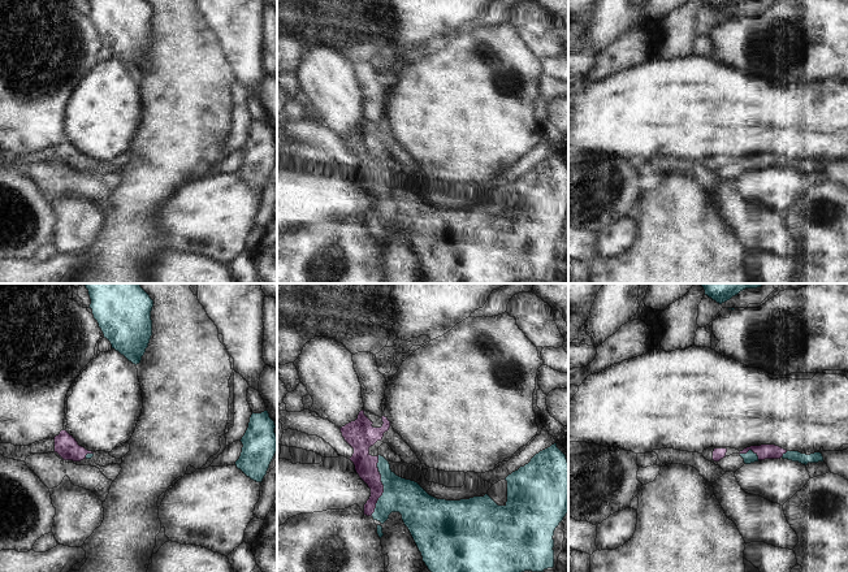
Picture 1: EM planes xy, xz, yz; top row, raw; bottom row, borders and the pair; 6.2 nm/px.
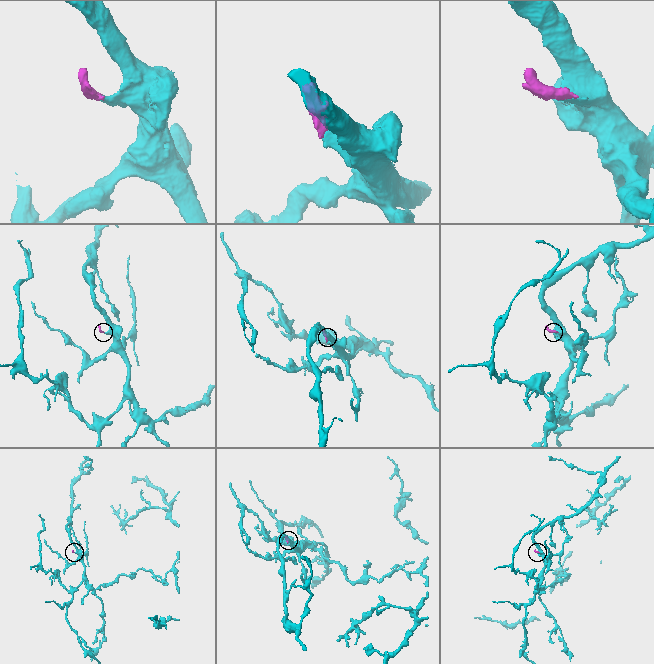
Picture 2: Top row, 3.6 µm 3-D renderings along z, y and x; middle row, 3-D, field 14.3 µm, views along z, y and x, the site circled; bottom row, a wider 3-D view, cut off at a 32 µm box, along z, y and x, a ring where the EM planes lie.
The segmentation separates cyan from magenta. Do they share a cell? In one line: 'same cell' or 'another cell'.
same cell

